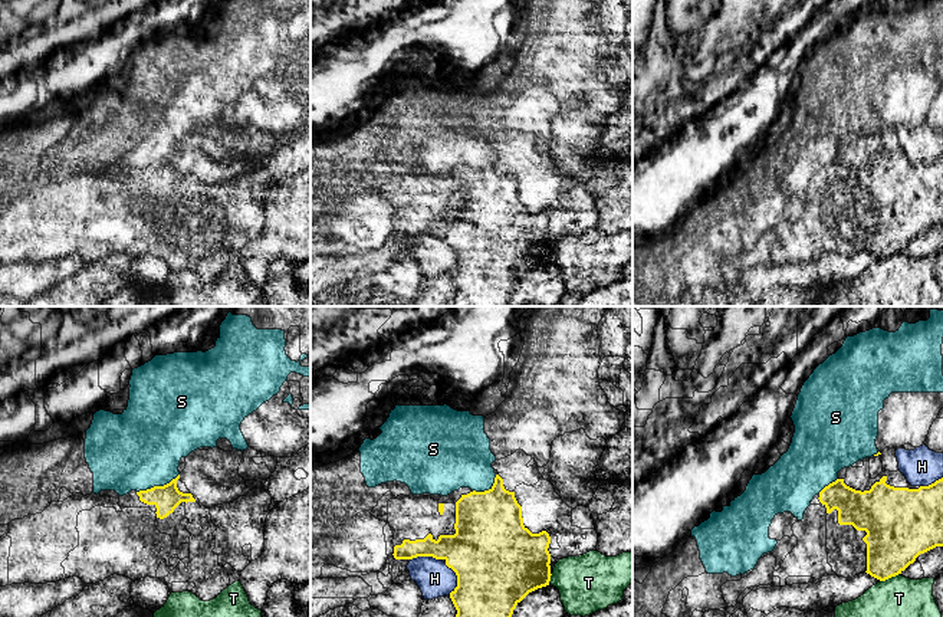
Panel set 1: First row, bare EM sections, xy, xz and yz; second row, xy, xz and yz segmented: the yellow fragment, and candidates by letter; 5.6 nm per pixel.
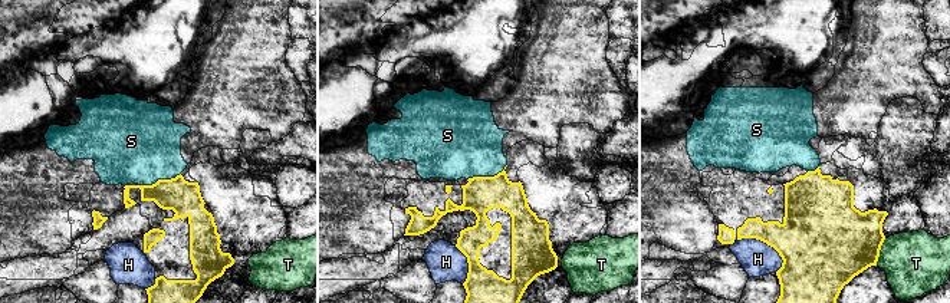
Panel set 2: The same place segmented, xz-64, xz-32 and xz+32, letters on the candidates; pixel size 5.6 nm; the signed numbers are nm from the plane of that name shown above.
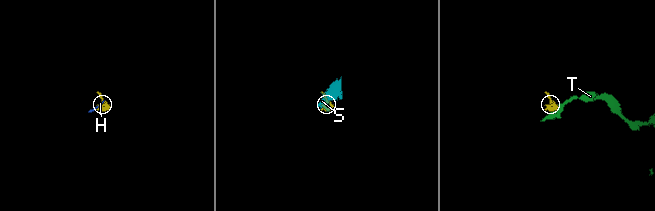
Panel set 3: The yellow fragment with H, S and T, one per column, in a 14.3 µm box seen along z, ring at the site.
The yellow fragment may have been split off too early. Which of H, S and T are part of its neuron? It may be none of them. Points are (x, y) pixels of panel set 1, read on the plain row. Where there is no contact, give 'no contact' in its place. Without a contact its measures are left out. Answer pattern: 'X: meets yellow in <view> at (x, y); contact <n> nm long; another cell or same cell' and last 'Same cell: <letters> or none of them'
H: meets yellow in xz at (457, 256); contact 170 nm long; another cell
S: meets yellow in xy at (157, 164); contact 260 nm long; another cell
T: meets yellow in yz at (889, 255); contact 120 nm long; another cell
Same cell: none of them

